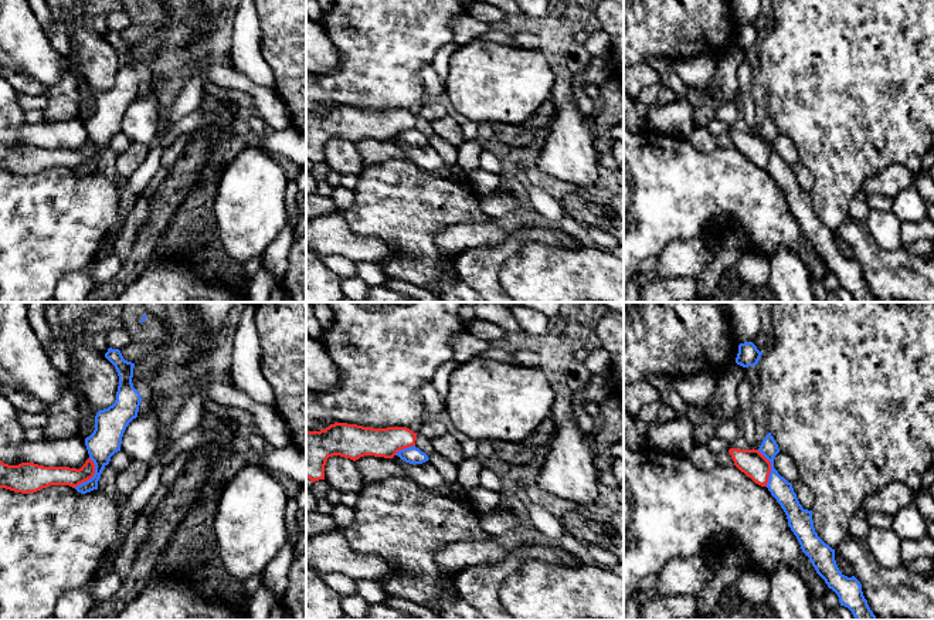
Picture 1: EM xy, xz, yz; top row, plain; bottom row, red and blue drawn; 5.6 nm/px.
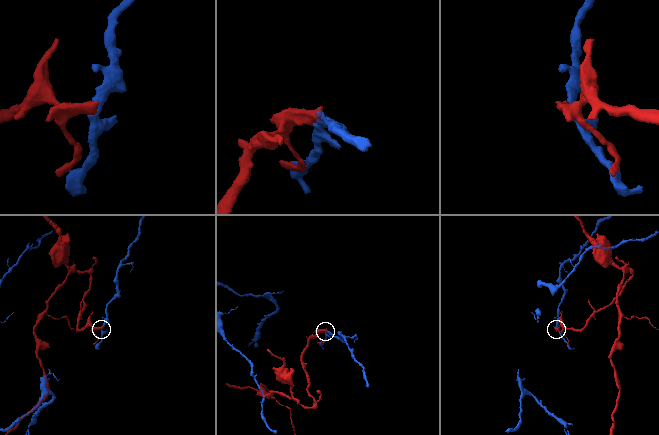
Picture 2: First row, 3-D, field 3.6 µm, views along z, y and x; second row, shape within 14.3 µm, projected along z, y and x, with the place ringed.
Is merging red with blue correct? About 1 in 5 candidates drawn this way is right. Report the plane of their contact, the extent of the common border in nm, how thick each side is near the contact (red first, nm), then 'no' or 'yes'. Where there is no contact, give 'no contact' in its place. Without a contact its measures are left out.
xy | 200 nm | 110/170 nm | no

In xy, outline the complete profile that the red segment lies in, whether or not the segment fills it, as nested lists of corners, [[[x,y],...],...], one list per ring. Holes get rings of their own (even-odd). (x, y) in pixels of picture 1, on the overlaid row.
[[[91,458],[77,470],[69,467],[44,467],[34,463],[9,465],[0,461],[0,488],[14,492],[37,492],[50,485],[69,485],[72,488],[91,480],[95,464]]]

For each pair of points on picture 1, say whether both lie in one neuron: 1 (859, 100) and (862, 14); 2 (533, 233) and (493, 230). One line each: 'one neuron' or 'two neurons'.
1: one neuron
2: two neurons

